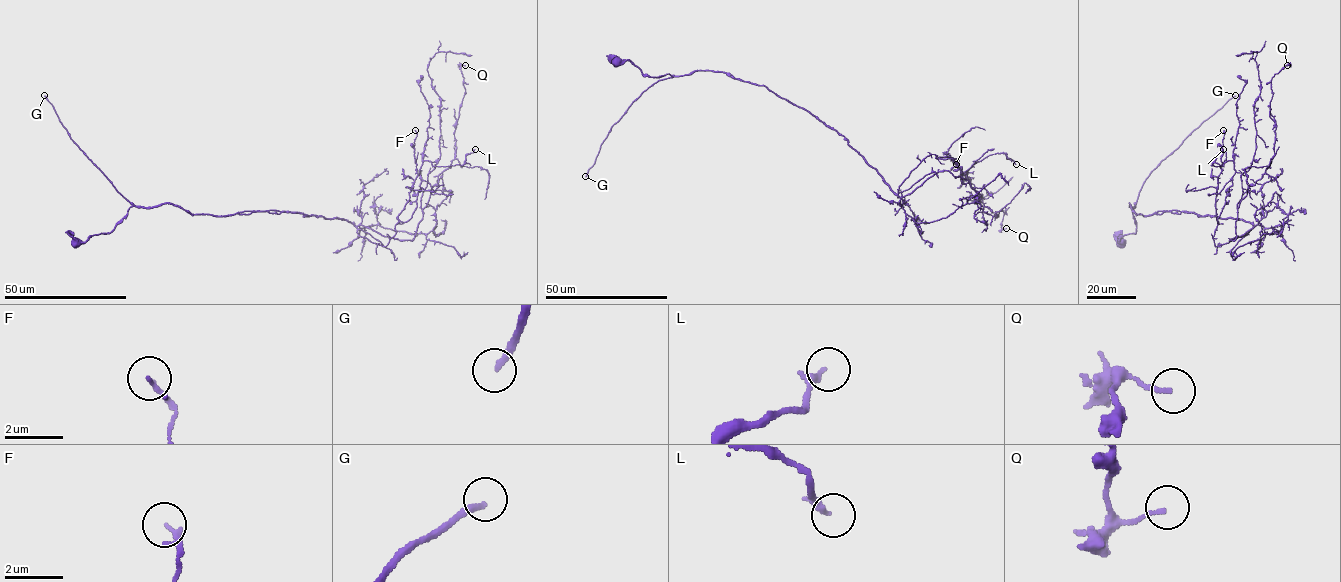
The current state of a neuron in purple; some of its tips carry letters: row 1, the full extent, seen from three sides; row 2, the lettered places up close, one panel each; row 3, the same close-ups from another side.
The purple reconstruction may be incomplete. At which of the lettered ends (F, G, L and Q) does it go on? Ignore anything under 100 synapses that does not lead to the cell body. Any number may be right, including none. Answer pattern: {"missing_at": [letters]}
{"missing_at": ["G"]}

